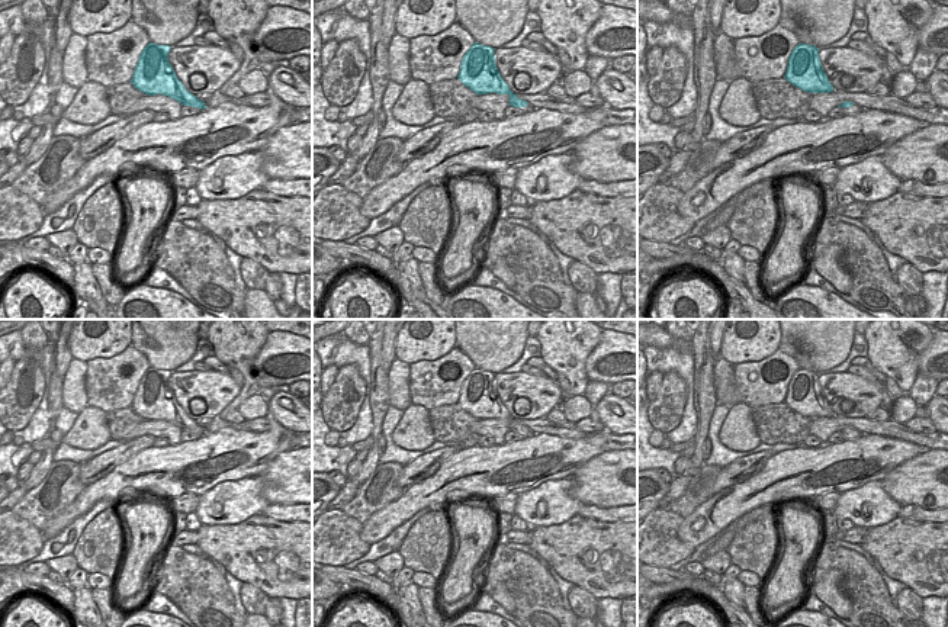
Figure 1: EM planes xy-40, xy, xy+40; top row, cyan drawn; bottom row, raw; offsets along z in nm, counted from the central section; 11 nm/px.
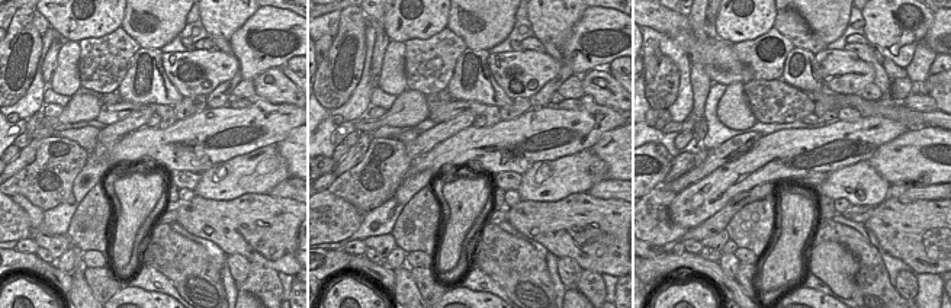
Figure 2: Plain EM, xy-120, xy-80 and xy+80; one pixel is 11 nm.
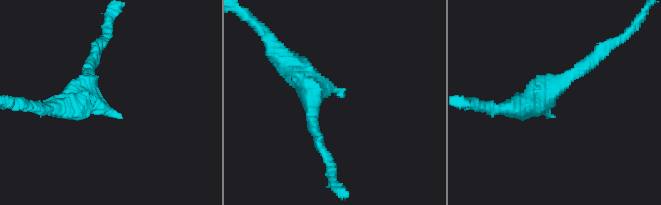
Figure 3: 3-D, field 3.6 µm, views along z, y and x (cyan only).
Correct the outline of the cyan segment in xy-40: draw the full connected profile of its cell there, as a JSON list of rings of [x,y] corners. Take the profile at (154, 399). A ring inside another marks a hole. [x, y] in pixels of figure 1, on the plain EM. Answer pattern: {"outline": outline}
{"outline": [[[150,367],[139,380],[131,408],[148,421],[163,419],[177,425],[181,431],[206,434],[205,427],[189,418],[177,403],[168,388],[170,374],[168,370]]]}

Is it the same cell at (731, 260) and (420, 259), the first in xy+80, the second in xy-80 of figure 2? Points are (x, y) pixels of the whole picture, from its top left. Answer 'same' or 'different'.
different

